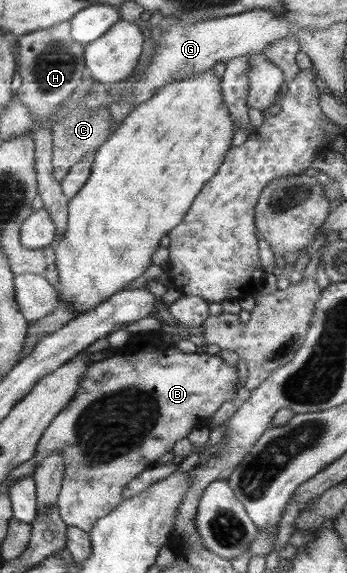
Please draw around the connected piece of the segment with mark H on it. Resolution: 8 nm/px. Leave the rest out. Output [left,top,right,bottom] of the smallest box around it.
[16,21,94,122]

